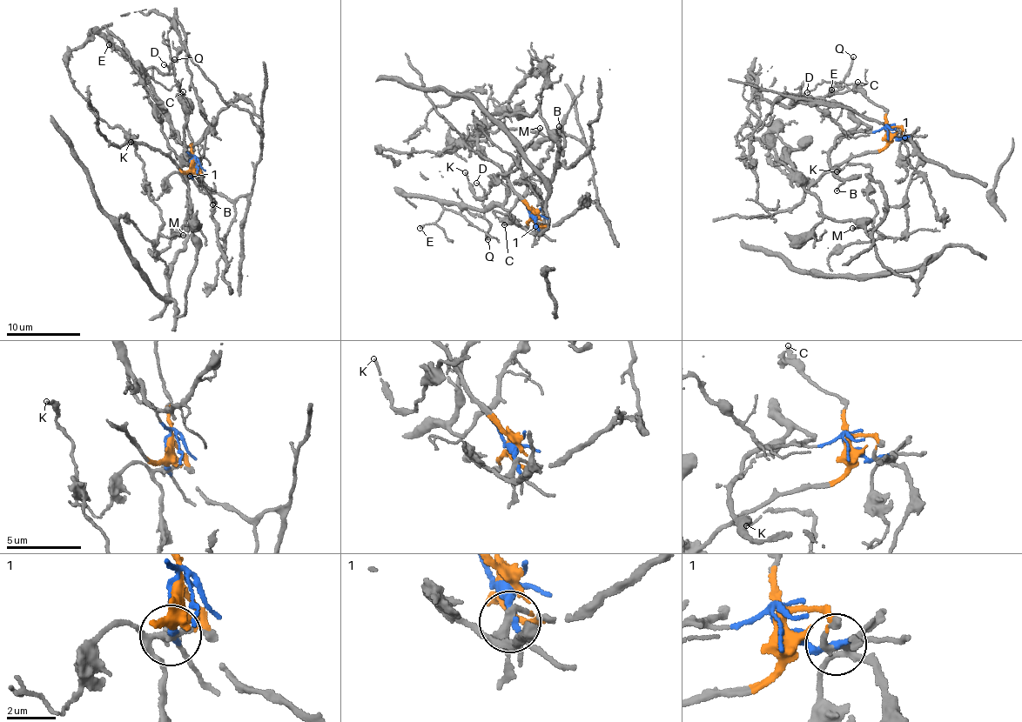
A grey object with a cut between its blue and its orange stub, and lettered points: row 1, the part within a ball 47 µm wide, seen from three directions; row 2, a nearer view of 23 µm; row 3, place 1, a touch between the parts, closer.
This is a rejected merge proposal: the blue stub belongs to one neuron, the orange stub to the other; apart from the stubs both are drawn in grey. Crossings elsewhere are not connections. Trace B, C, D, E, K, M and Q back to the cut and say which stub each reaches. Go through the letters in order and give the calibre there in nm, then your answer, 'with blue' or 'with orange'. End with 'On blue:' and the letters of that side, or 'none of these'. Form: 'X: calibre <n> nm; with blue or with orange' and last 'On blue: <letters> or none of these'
B: calibre 170 nm; with blue
C: calibre 220 nm; with orange
D: calibre 110 nm; with blue
E: calibre 180 nm; with blue
K: calibre 130 nm; with orange
M: calibre 150 nm; with orange
Q: calibre 170 nm; with blue
On blue: B, D, E, Q

